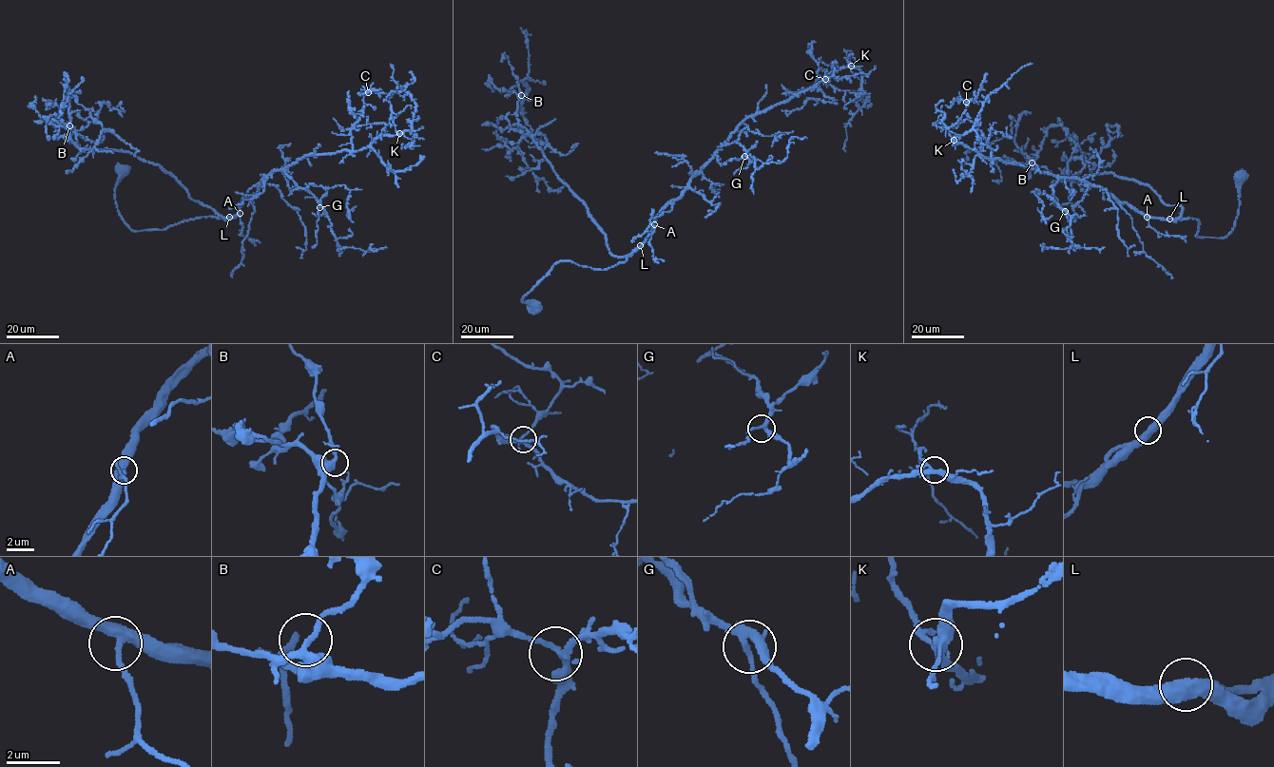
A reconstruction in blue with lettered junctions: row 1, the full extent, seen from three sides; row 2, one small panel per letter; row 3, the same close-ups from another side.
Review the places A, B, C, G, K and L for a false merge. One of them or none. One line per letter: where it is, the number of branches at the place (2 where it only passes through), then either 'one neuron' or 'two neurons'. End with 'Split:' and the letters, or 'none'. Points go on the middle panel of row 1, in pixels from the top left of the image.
A: place (654, 224); branches 3; one neuron
B: place (521, 95); branches 3; one neuron
C: place (825, 79); branches 3; one neuron
G: place (744, 156); branches 3; one neuron
K: place (851, 66); branches 3; one neuron
L: place (640, 245); branches 2; one neuron
Split: none

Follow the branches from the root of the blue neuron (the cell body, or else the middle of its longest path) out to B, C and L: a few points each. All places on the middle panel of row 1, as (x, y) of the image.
B: (534, 306), (522, 297), (556, 263), (603, 269), (628, 257), (610, 253), (587, 205), (518, 124), (521, 95)
C: (534, 306), (522, 297), (555, 264), (570, 260), (602, 269), (624, 262), (657, 214), (741, 124), (825, 79)
L: (534, 306), (521, 300), (522, 297), (556, 263), (570, 260), (592, 269), (608, 269), (624, 262), (640, 246)

